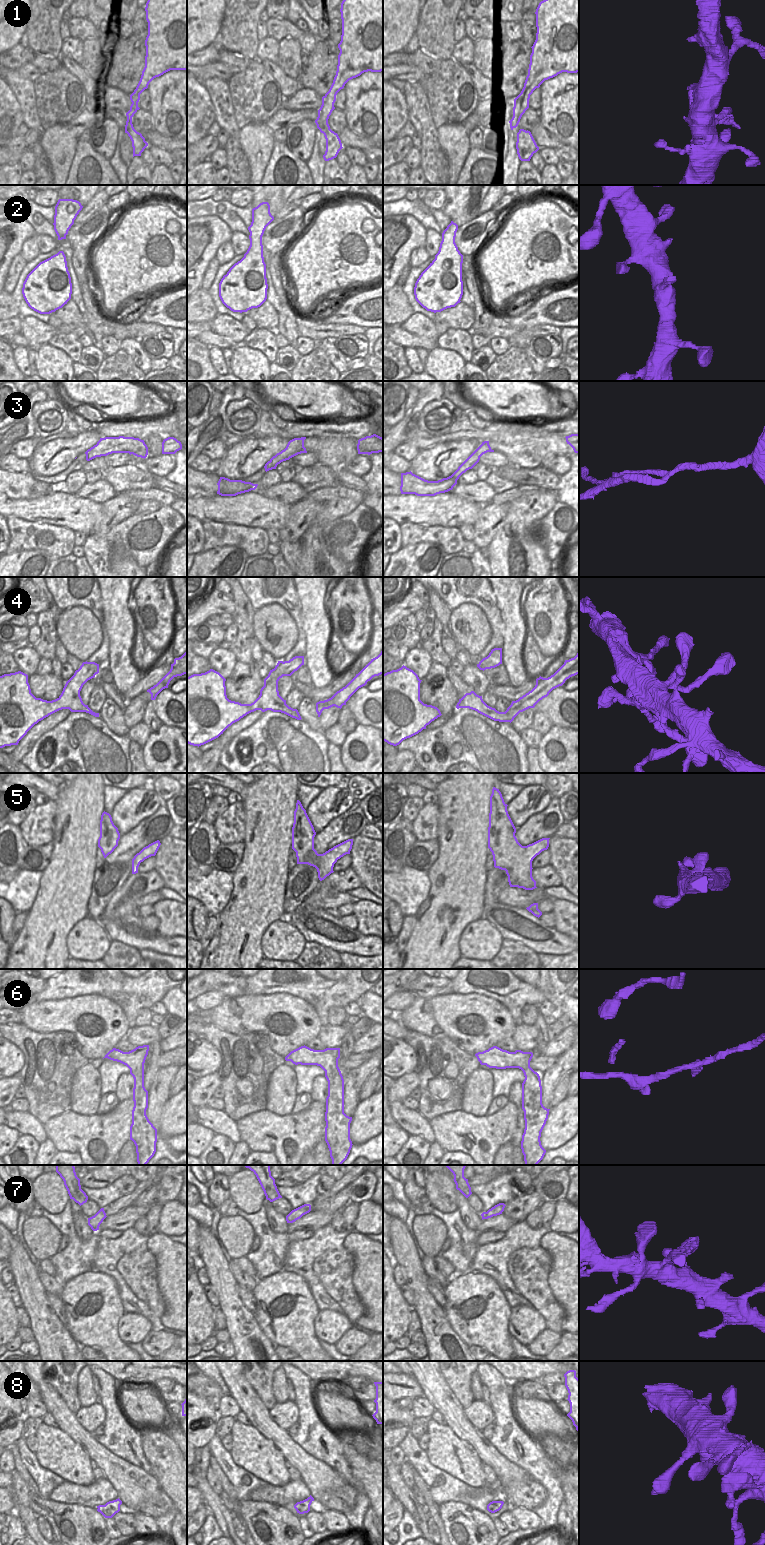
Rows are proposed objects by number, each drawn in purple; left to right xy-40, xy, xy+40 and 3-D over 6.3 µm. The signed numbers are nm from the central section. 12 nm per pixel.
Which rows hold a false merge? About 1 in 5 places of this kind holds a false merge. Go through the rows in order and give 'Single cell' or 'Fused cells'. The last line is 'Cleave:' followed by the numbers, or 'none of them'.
1: Fused cells
2: Single cell
3: Fused cells
4: Single cell
5: Single cell
6: Single cell
7: Single cell
8: Single cell
Cleave: 1, 3.

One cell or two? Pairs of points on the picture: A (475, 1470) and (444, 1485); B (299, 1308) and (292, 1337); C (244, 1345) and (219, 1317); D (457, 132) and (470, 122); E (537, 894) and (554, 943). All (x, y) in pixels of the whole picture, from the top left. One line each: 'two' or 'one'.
A: two
B: one
C: two
D: two
E: two

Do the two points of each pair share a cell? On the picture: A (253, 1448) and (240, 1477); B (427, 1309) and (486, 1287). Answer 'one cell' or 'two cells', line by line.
A: two cells
B: two cells

